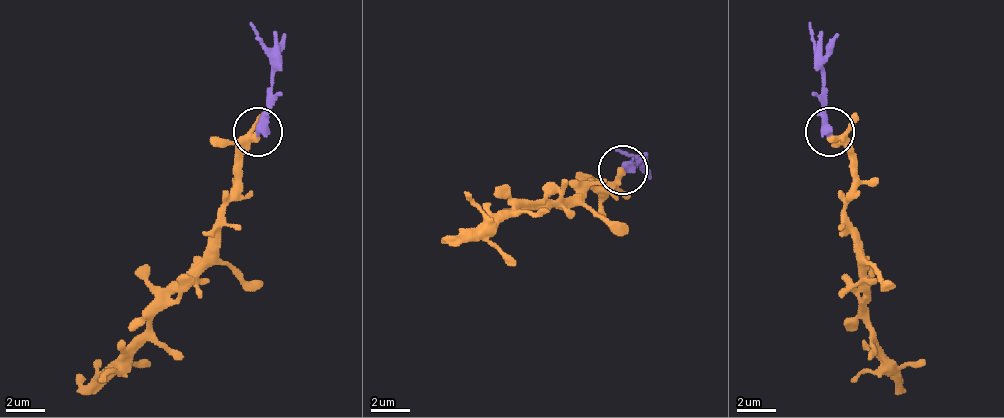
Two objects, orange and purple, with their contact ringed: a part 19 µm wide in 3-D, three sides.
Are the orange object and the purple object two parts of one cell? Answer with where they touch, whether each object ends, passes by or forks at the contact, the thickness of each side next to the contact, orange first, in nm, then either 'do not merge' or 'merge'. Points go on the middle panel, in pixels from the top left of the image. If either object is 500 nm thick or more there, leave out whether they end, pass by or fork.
(623, 170) | orange passes by | purple ends | 200/440 nm | do not merge

